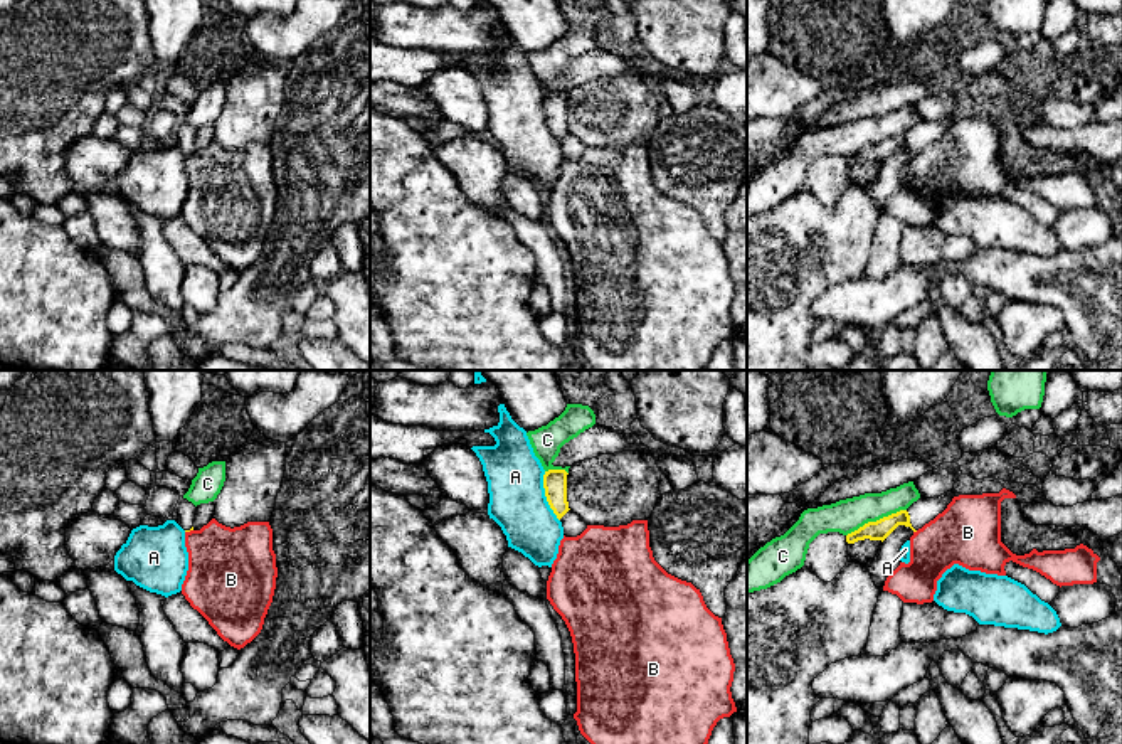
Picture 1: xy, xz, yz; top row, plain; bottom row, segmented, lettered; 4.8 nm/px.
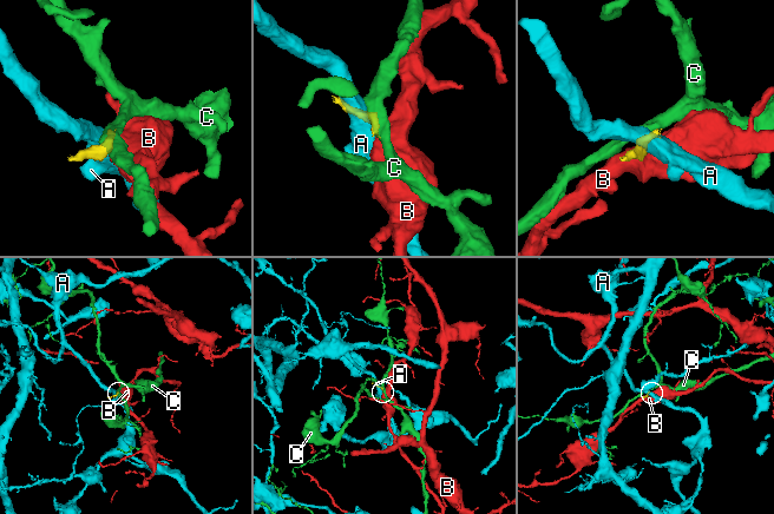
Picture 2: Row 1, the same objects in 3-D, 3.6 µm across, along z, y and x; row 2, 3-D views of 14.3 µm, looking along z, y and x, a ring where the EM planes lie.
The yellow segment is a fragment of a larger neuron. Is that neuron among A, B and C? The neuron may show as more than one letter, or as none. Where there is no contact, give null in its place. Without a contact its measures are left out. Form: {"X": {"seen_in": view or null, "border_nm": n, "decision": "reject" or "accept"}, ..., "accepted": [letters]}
{"A": {"seen_in": "xz", "border_nm": 260, "decision": "reject"}, "B": {"seen_in": "xy", "border_nm": 40, "decision": "reject"}, "C": {"seen_in": "yz", "border_nm": 320, "decision": "reject"}, "accepted": []}

